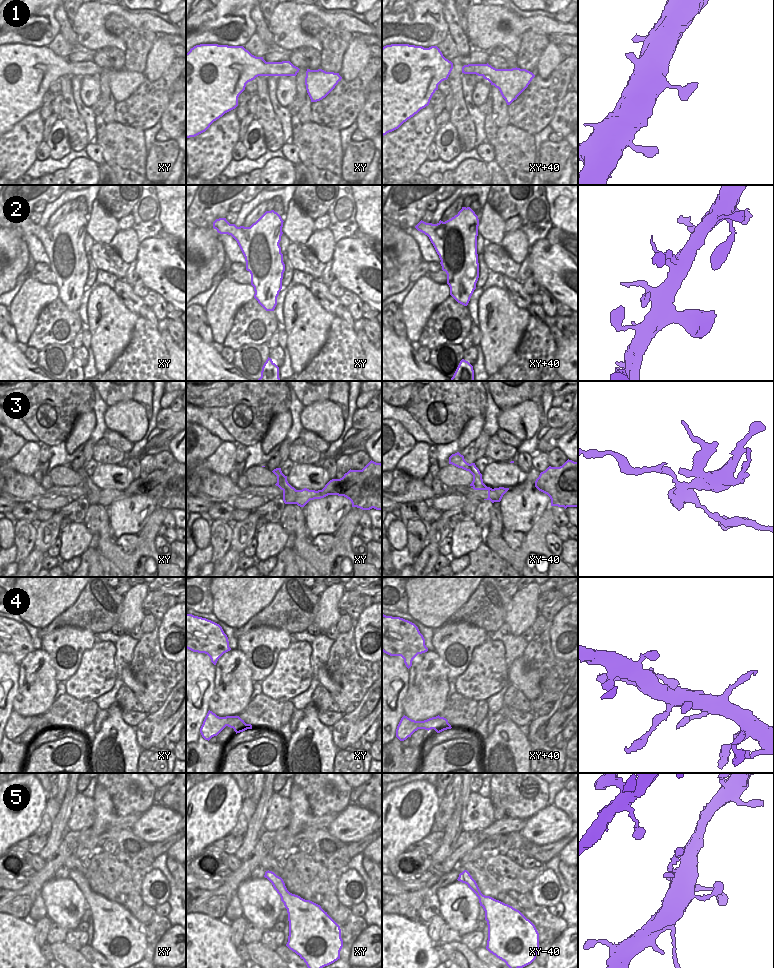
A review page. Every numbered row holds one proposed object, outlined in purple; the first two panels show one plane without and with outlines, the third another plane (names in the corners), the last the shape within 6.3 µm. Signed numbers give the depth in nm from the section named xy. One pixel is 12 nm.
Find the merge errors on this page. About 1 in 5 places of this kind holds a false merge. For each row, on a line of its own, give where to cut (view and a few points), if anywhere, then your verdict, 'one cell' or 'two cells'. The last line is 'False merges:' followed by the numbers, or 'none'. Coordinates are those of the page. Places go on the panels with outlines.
1: no cut | one cell
2: no cut | one cell
3: xy (296, 490), (295, 503) | two cells
4: no cut | one cell
5: no cut | one cell
False merges: 3

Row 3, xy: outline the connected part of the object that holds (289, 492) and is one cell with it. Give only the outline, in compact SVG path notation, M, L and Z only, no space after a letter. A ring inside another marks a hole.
M276 468L272 471L277 476L277 483L275 484L283 491L283 501L285 504L296 504L296 489L292 487L285 476L281 468Z

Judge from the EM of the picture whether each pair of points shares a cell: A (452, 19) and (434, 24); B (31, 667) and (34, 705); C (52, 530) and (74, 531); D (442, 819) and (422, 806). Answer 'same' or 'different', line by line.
A: different
B: same
C: different
D: different

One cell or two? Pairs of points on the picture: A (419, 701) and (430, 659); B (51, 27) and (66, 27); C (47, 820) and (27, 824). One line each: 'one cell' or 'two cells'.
A: one cell
B: two cells
C: two cells

